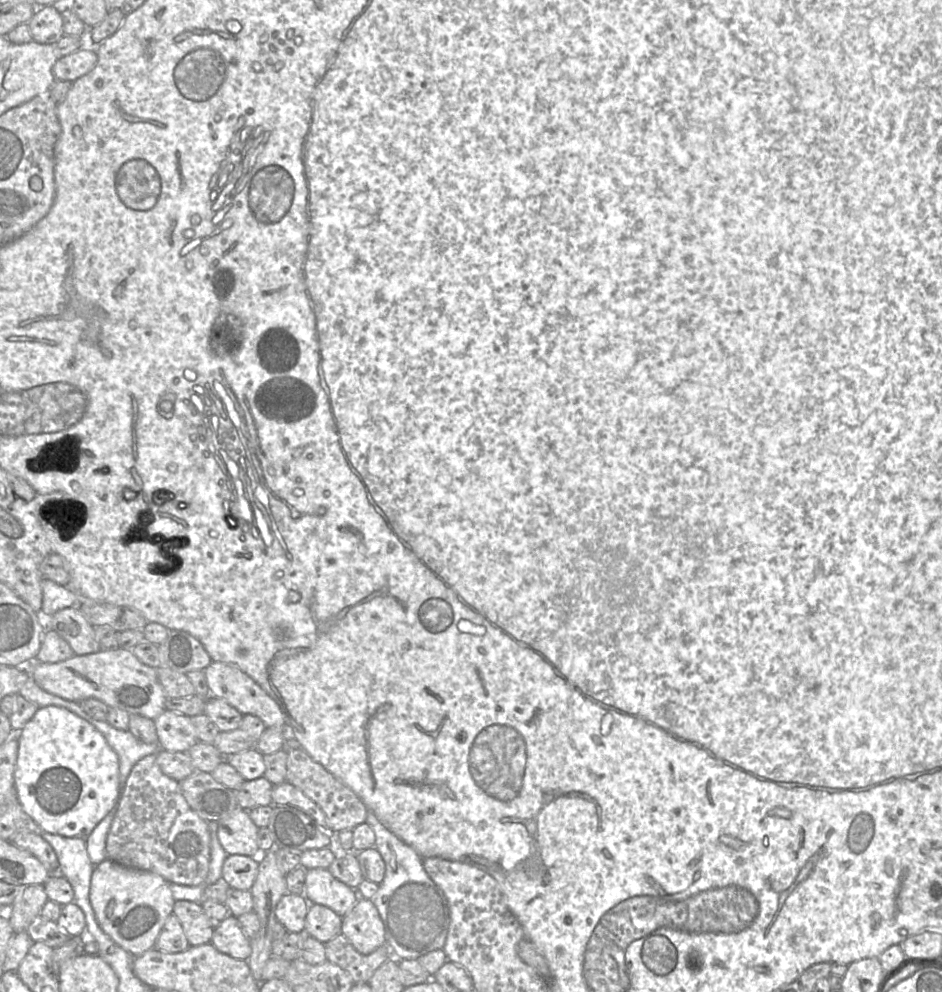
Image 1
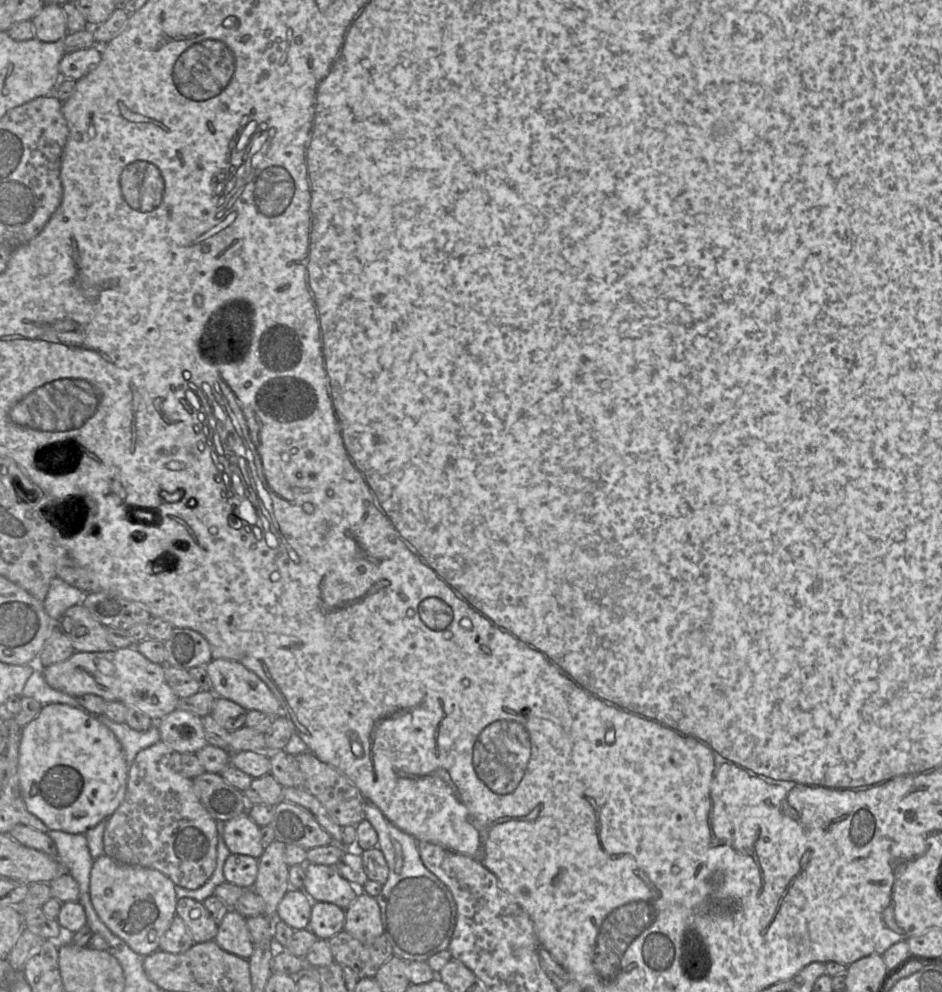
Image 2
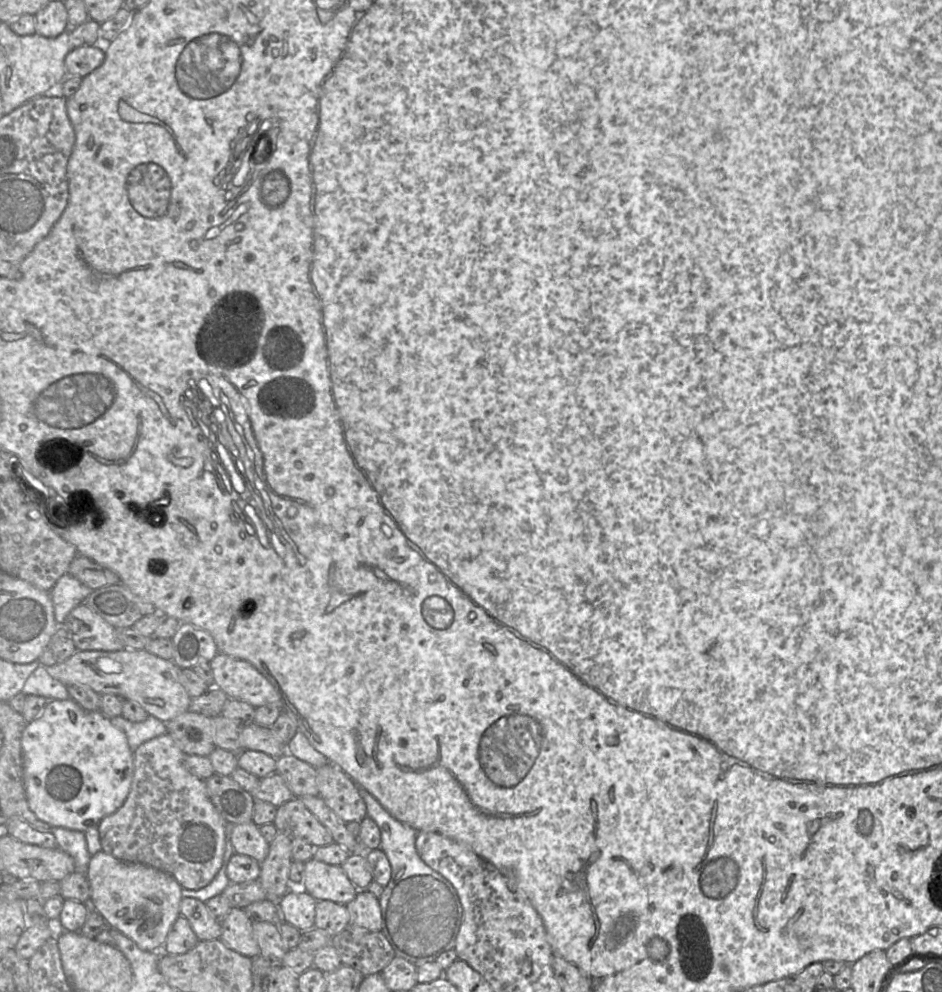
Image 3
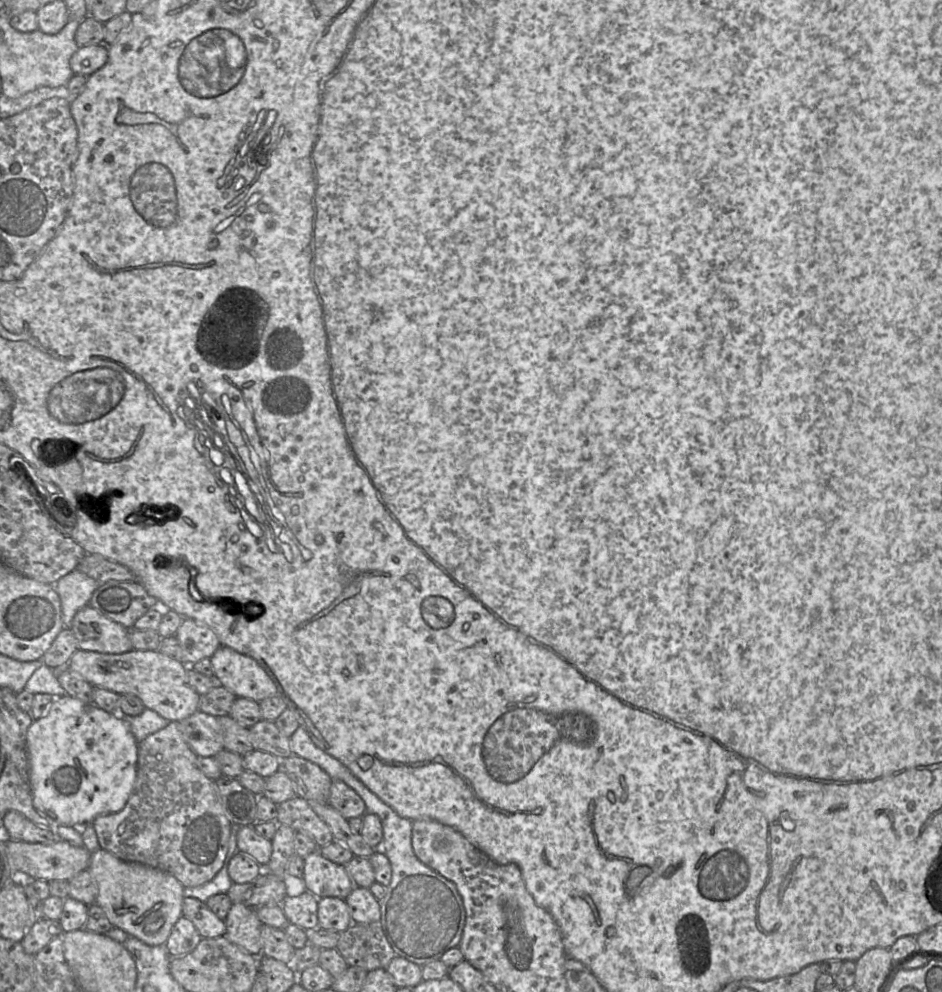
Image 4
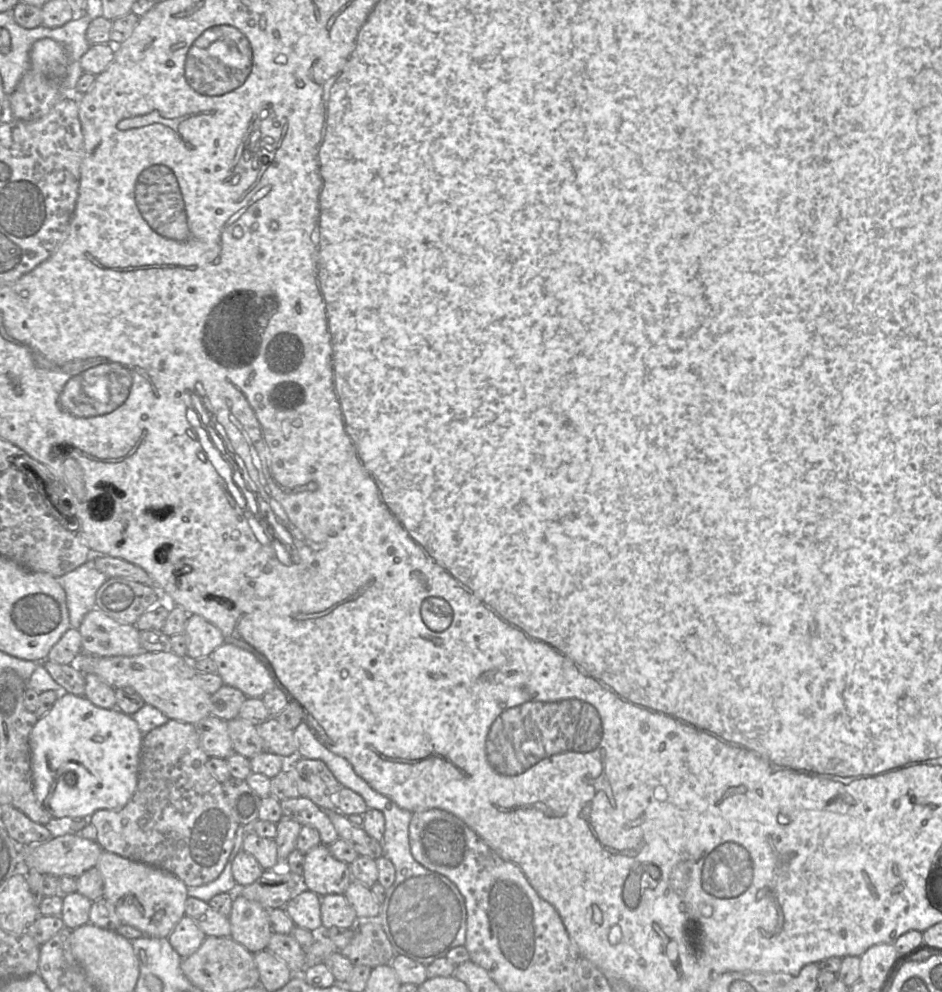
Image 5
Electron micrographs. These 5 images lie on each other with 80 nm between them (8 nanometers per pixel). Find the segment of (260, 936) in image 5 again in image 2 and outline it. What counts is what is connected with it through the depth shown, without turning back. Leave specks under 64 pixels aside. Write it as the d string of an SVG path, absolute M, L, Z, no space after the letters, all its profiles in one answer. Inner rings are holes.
M230 909L224 916L214 941L223 950L245 959L249 959L254 951L246 918L234 909Z

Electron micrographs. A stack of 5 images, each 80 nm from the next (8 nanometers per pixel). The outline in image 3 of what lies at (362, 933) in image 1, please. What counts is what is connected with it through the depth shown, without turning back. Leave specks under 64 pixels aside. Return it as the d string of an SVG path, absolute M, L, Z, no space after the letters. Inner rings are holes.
M359 890L356 897L346 905L350 925L381 931L381 909L379 900L367 890Z

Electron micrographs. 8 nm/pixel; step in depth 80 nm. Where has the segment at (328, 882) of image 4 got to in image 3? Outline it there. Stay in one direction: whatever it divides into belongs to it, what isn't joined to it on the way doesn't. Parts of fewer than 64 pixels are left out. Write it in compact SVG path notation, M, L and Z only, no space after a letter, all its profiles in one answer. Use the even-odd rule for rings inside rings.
M314 858L305 862L304 886L316 901L328 900L342 905L350 903L359 891L340 865L326 864Z

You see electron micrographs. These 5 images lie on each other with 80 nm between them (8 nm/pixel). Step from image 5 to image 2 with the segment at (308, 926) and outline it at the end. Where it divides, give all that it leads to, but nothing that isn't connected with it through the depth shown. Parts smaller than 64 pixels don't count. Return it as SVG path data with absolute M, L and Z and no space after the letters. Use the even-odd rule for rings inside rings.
M290 888L277 907L276 919L294 930L307 929L311 909L312 901L309 896L302 889Z

